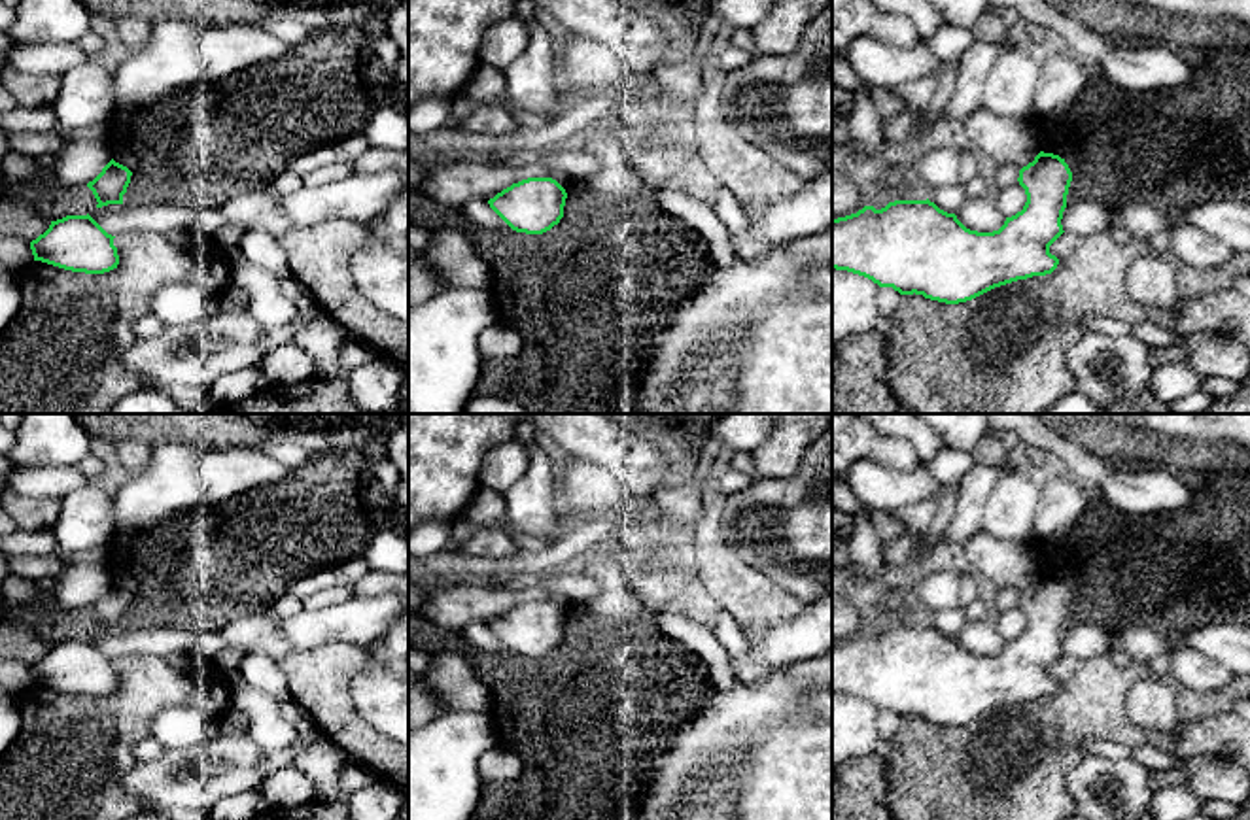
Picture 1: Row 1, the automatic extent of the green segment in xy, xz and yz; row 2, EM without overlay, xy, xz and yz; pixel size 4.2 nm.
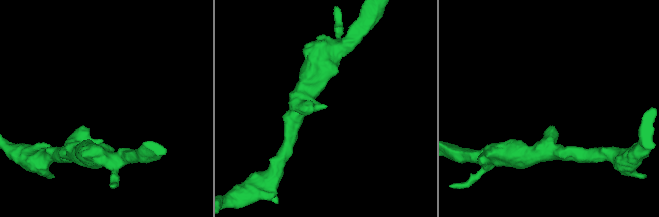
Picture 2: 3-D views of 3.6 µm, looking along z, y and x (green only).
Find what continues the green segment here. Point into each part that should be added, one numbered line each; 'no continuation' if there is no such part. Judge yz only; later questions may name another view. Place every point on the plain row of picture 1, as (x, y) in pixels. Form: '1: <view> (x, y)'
no continuation

